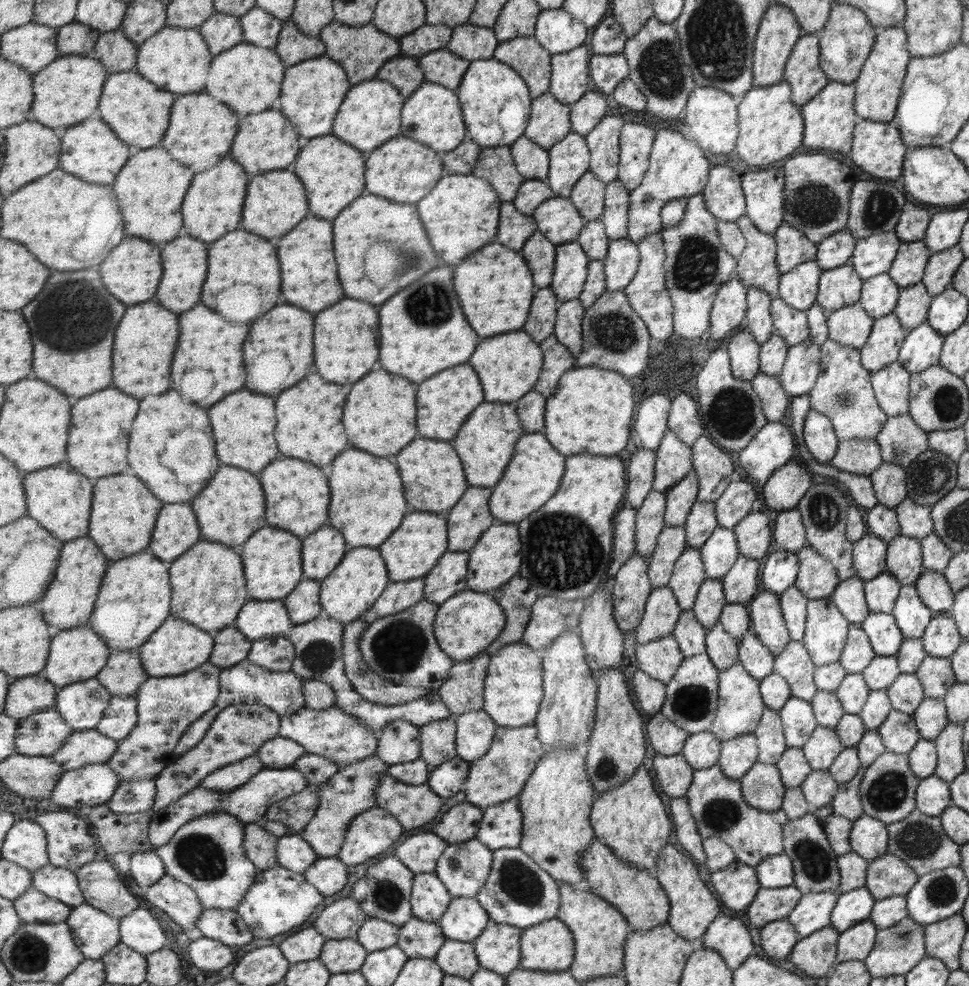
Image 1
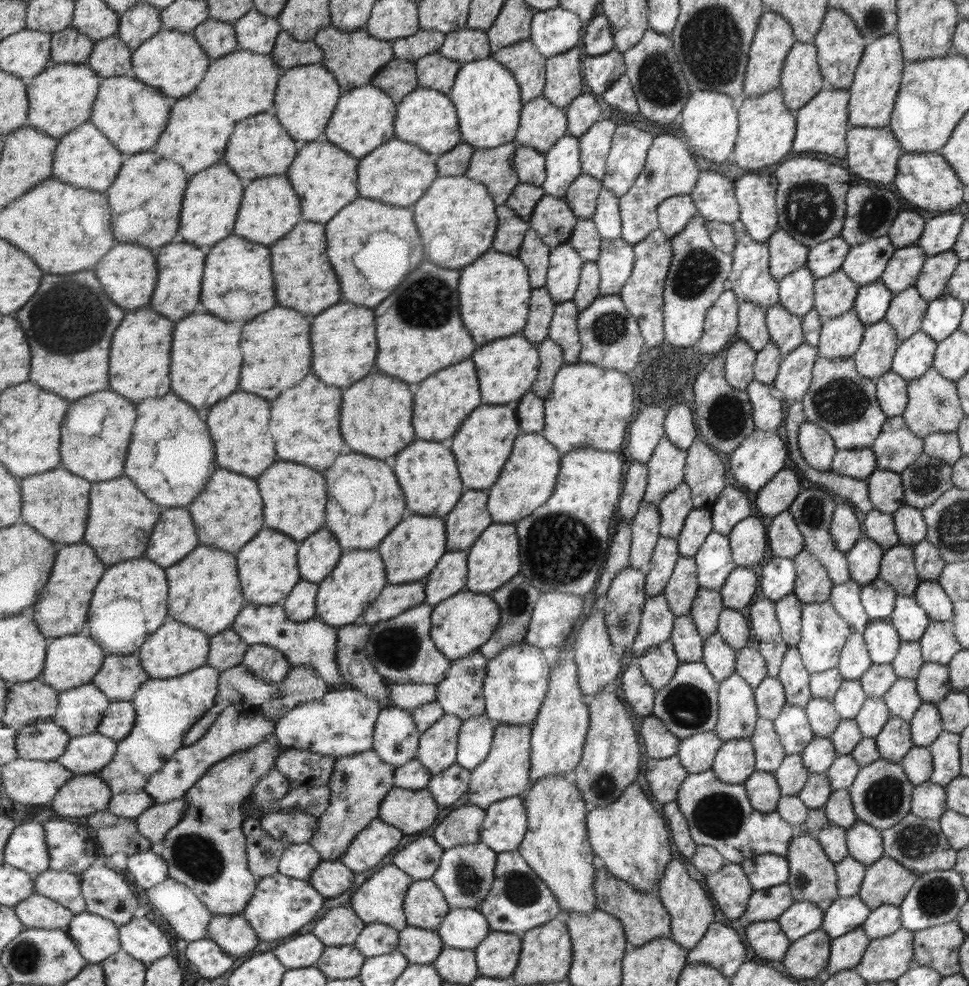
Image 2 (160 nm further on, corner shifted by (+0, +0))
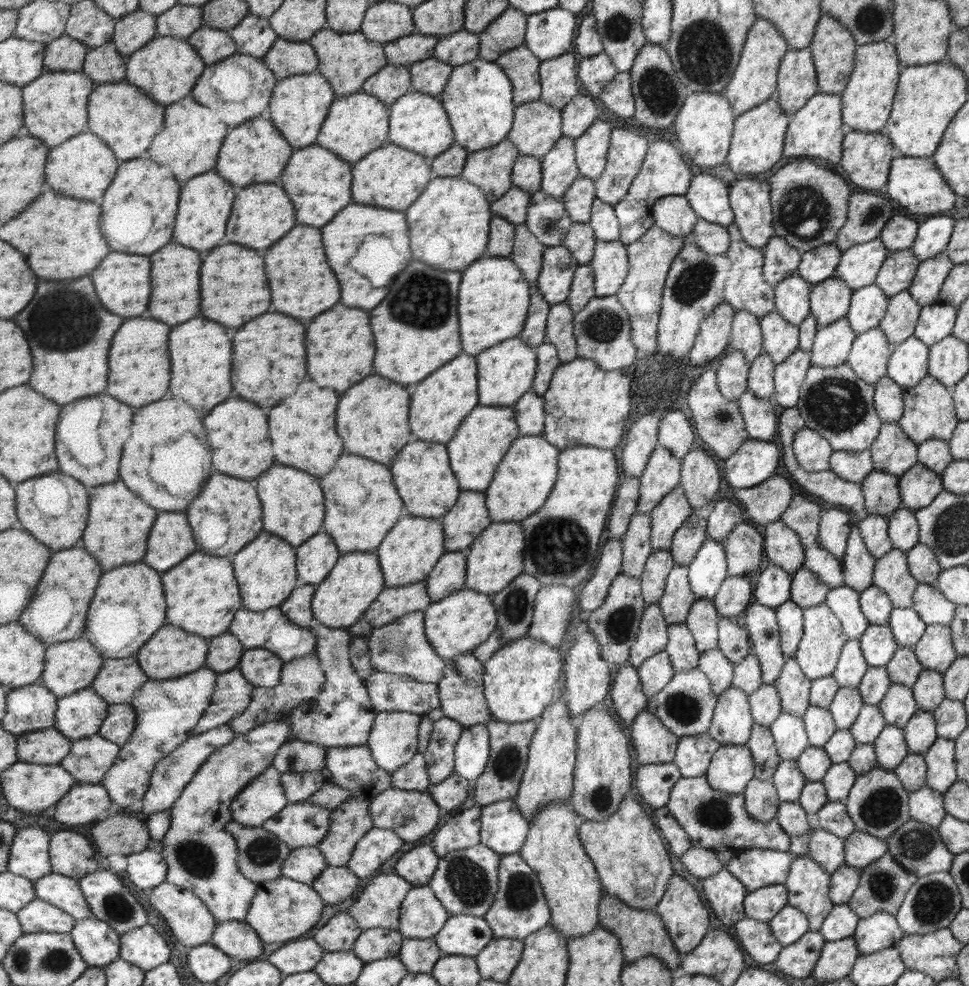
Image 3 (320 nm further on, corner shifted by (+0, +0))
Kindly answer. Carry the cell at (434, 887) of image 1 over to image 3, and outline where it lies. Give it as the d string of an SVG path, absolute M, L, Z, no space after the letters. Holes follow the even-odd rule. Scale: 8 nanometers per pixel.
M430 885L414 887L402 905L399 932L404 938L433 940L451 917Z

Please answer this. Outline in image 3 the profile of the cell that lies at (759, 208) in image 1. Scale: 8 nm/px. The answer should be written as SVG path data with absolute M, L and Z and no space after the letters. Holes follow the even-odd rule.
M746 179L731 182L730 203L741 238L749 246L762 249L772 238L772 212L770 209L768 181Z

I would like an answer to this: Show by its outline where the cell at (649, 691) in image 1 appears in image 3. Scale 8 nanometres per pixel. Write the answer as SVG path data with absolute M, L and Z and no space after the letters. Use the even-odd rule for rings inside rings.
M624 664L612 681L610 692L614 709L621 719L624 728L632 728L637 715L646 710L648 696L644 693L644 686L640 681L638 668L631 664Z

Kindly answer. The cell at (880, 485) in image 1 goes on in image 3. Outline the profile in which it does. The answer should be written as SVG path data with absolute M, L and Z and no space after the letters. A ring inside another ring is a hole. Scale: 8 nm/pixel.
M872 471L860 482L860 489L864 500L863 514L885 518L901 506L897 477Z

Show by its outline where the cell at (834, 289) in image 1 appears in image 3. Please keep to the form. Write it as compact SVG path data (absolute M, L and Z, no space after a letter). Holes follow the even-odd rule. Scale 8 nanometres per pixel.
M836 274L810 287L809 313L817 321L818 327L846 316L851 293L852 290Z

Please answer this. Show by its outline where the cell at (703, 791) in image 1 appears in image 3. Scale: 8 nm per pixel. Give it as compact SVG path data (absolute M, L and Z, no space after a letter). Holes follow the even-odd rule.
M706 774L700 777L681 778L673 787L666 807L692 838L693 847L713 849L717 852L726 850L729 856L752 848L788 852L789 836L775 817L769 822L757 822L744 809L742 793L729 794L715 790L709 784Z

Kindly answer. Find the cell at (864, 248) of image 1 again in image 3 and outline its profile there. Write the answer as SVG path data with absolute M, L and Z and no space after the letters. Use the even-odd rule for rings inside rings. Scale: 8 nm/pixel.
M874 238L841 252L835 274L851 289L874 284L874 278L887 256L883 243Z

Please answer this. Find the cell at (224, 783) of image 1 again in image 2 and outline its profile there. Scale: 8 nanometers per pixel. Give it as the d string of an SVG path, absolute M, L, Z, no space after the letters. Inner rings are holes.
M273 734L247 752L236 752L224 761L211 766L205 776L188 790L185 796L188 800L185 816L163 840L164 849L160 855L168 862L169 877L191 887L196 892L196 896L215 915L243 914L255 895L259 879L249 869L248 842L244 833L244 822L247 816L243 804L258 782L276 766L278 746L280 742L277 735Z

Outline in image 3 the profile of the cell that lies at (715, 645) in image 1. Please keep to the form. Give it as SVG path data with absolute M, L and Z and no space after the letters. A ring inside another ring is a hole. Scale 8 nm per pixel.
M720 648L700 653L698 668L709 677L709 681L712 683L712 691L717 697L732 687L735 664L722 653Z

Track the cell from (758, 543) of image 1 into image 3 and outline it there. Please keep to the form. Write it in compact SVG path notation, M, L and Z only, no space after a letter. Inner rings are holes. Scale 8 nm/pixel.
M739 522L733 533L724 542L728 558L728 576L745 576L745 572L753 572L759 566L764 540L761 534L749 526Z

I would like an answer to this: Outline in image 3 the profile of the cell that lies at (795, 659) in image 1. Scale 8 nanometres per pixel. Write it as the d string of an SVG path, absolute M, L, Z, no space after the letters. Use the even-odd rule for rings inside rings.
M793 656L785 657L779 677L773 682L781 712L802 718L808 707L810 681L801 673Z

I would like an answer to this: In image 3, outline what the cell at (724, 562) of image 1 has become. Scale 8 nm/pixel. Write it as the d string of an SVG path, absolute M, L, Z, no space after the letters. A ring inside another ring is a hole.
M707 538L690 564L690 583L696 597L714 599L728 577L724 543Z

